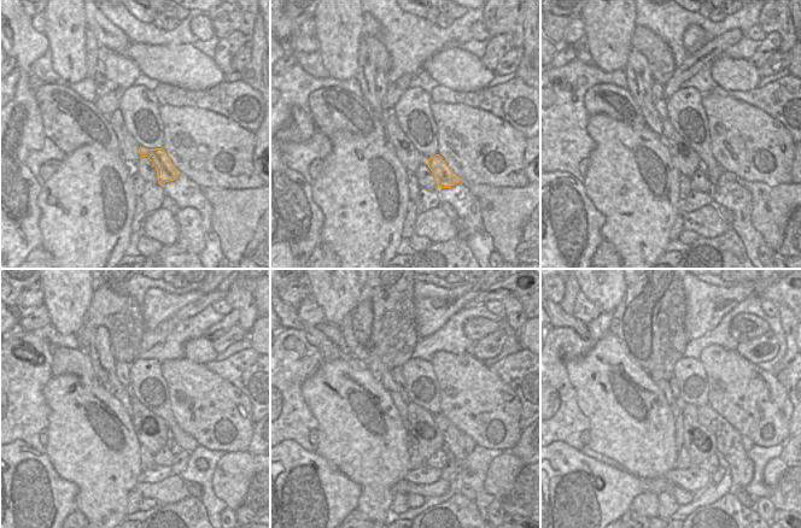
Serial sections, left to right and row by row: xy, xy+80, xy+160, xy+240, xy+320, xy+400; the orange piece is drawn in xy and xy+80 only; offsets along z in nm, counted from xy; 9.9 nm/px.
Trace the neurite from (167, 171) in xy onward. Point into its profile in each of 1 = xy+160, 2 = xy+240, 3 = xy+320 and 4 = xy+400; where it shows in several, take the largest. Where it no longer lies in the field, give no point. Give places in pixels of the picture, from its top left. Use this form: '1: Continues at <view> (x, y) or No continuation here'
1: Continues at xy+160 (726, 176)
2: Continues at xy+240 (180, 458)
3: Continues at xy+320 (451, 465)
4: Continues at xy+400 (717, 476).

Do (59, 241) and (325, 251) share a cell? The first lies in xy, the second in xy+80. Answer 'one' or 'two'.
two

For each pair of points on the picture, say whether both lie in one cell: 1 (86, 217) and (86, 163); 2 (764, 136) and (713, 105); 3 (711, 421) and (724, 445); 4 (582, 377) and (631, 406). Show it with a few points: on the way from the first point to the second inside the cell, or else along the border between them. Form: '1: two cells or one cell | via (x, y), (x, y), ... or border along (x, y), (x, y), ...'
1: one cell | via (88, 204), (88, 176)
2: one cell | via (752, 136), (744, 135), (725, 116)
3: one cell | via (717, 427), (724, 434), (724, 439)
4: one cell | via (594, 380), (602, 380), (619, 397)

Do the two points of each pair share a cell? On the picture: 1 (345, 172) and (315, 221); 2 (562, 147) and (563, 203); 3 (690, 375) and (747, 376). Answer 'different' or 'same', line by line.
1: different
2: different
3: different

